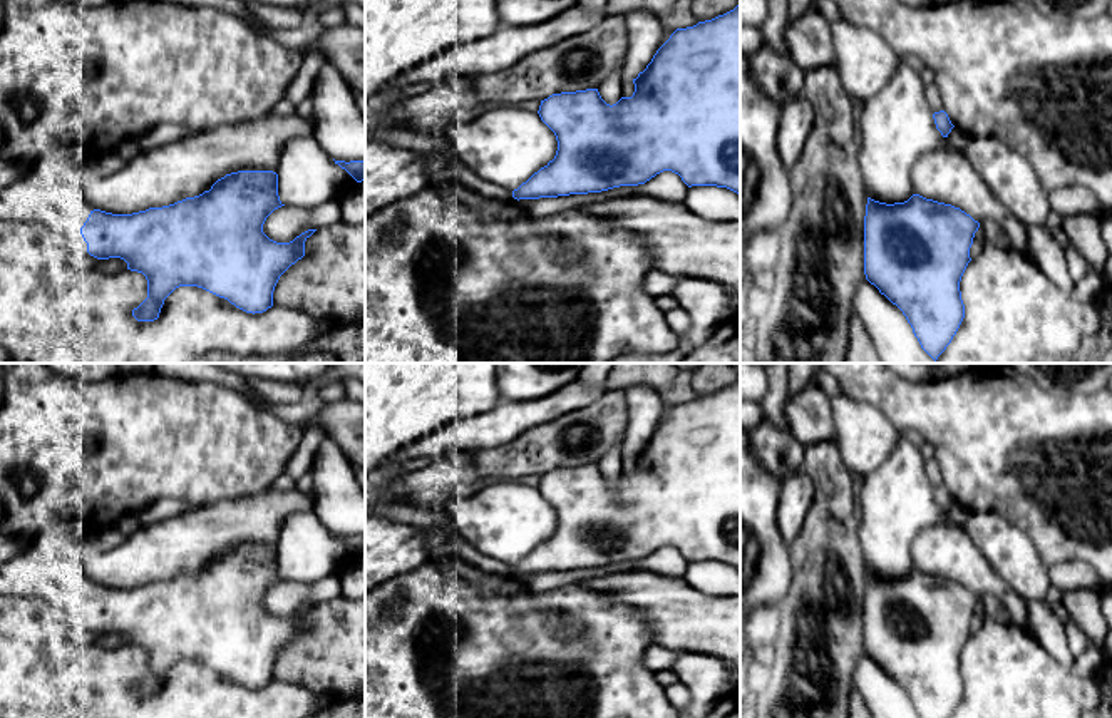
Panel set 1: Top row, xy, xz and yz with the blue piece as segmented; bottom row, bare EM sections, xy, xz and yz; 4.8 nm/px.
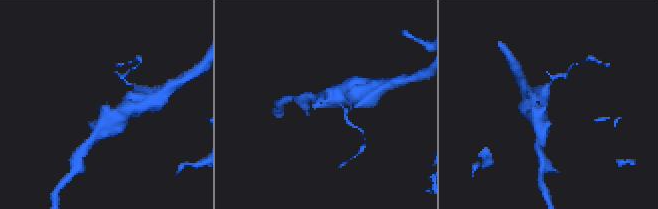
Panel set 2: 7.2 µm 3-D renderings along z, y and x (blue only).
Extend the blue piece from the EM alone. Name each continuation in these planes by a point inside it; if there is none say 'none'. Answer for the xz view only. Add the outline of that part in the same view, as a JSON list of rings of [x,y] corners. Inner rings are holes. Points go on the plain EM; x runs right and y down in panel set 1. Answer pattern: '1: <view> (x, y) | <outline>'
none

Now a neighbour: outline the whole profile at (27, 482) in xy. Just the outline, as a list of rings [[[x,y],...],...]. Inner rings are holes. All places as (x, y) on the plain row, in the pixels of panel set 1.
[[[30,470],[17,474],[17,485],[22,495],[30,497],[39,490],[39,479]]]

